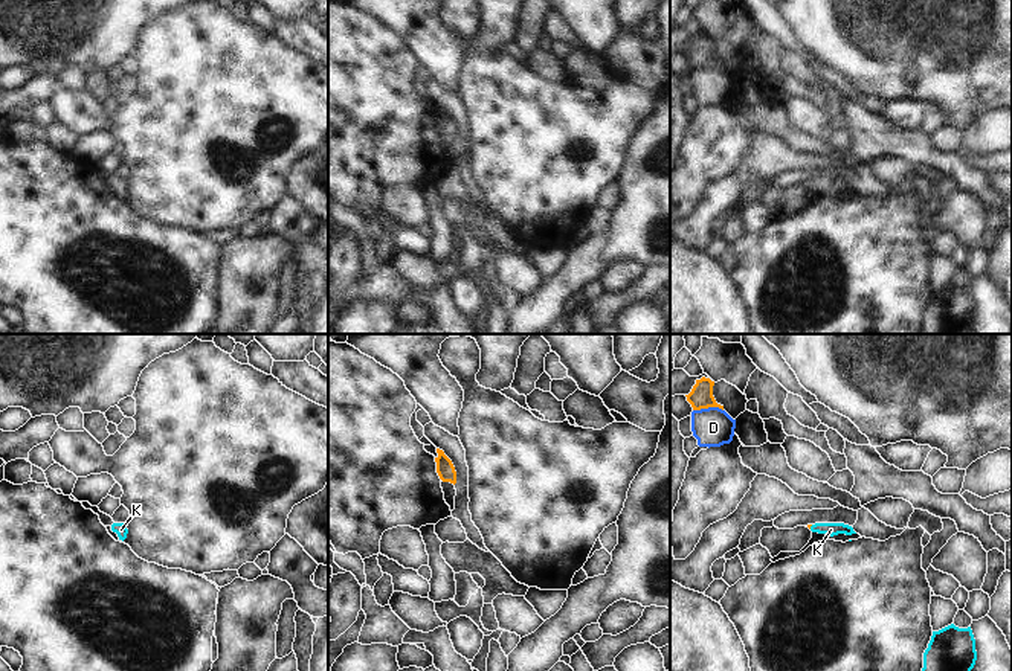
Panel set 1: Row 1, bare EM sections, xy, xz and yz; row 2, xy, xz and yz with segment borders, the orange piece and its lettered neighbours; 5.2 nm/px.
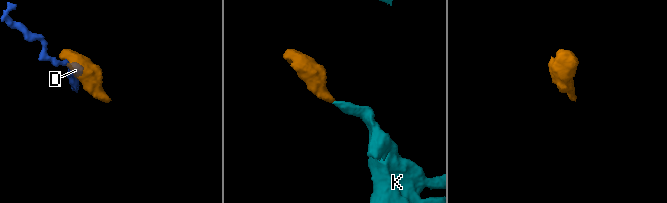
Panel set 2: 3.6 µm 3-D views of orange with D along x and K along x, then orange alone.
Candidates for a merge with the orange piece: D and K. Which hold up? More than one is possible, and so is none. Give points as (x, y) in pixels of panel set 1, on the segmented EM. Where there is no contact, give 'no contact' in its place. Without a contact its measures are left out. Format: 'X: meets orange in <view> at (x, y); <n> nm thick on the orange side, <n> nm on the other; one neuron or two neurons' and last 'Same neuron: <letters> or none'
D: meets orange in yz at (707, 407); 130 nm thick on the orange side, 200 nm on the other; two neurons
K: meets orange in yz at (811, 525); 20 nm thick on the orange side, 70 nm on the other; one neuron
Same neuron: K

